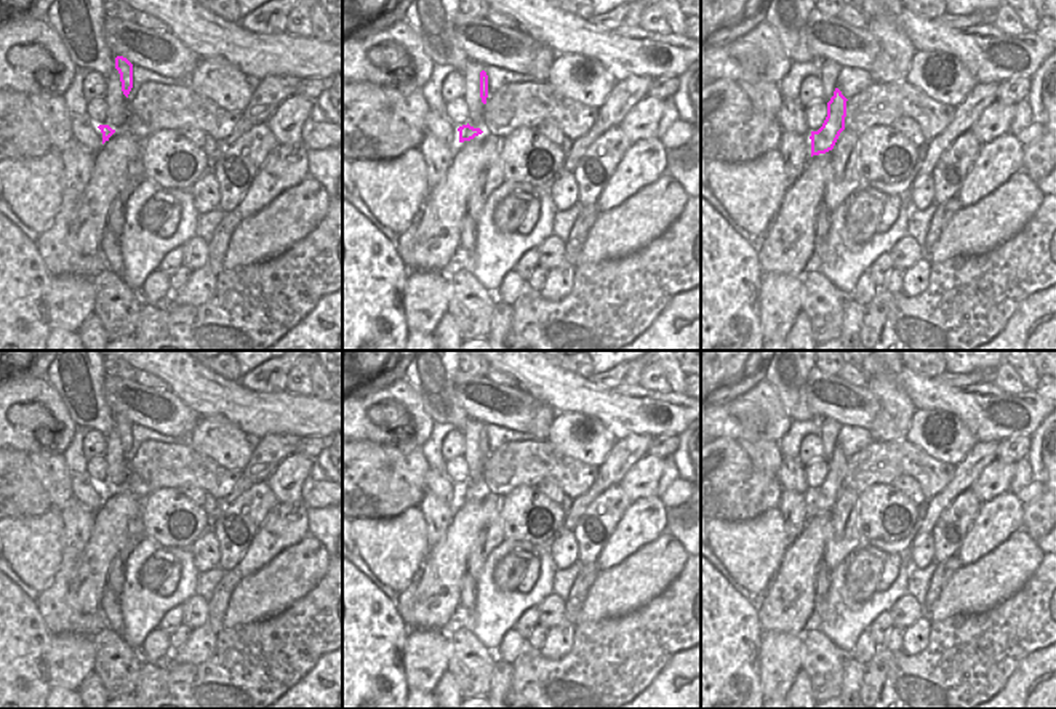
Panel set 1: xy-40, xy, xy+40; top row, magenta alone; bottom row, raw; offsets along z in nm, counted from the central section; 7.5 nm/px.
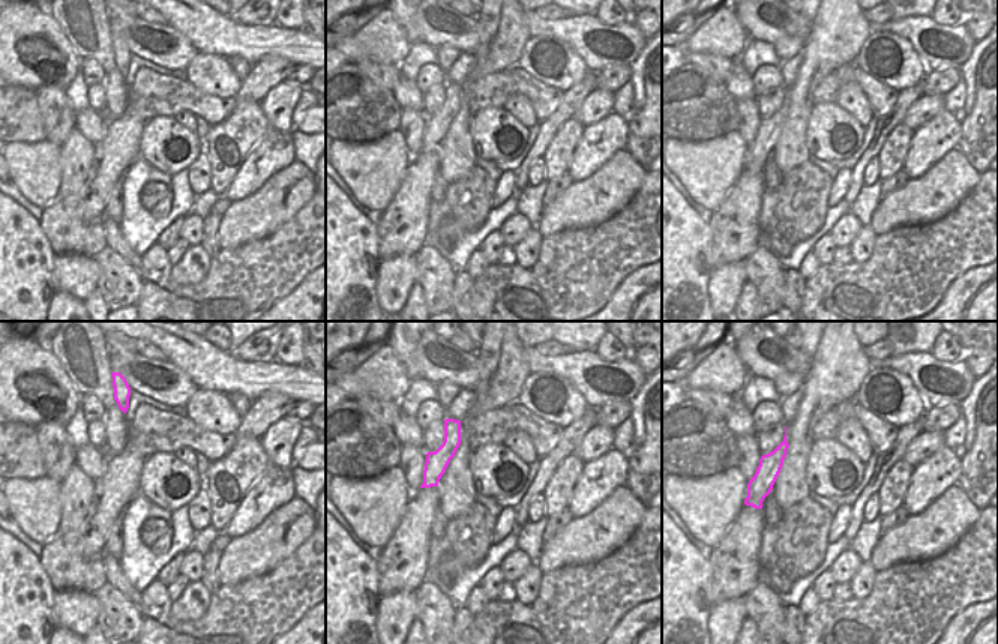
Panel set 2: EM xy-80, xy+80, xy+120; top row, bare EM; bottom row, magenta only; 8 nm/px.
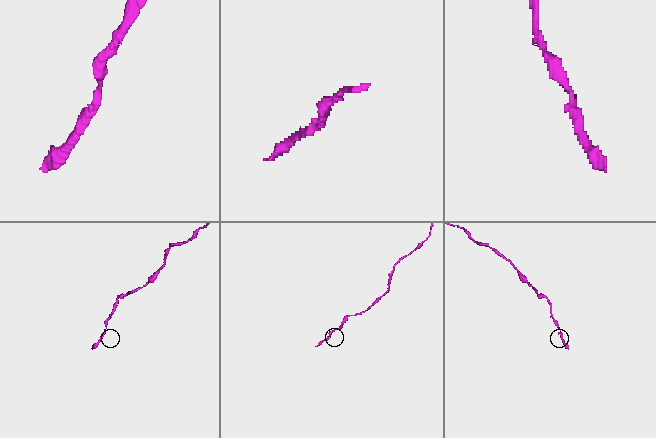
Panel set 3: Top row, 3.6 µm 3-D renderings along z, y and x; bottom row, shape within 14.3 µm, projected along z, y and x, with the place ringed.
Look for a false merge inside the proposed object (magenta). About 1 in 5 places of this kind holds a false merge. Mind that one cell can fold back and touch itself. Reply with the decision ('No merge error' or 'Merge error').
No merge error

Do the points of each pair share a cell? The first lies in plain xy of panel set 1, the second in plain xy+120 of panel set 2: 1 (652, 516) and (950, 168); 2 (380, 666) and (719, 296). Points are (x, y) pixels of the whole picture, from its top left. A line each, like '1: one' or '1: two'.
1: two
2: two

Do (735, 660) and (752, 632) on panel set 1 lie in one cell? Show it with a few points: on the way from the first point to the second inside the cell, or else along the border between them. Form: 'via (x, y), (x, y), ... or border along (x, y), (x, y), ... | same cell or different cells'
via (735, 652), (735, 644), (744, 634) | same cell

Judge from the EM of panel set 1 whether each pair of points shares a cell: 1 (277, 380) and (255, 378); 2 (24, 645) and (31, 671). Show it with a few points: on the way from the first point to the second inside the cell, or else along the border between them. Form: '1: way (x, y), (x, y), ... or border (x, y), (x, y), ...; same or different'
1: way (272, 380), (268, 383), (260, 381); same
2: way (24, 652), (24, 664); same

